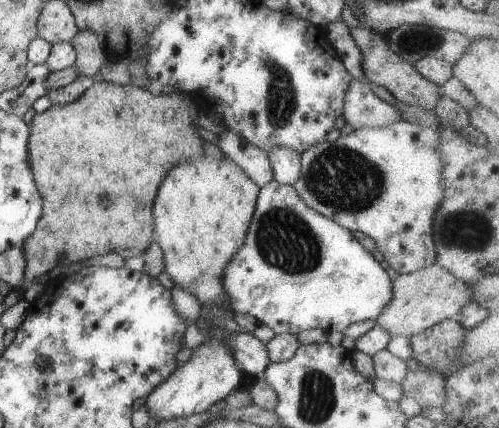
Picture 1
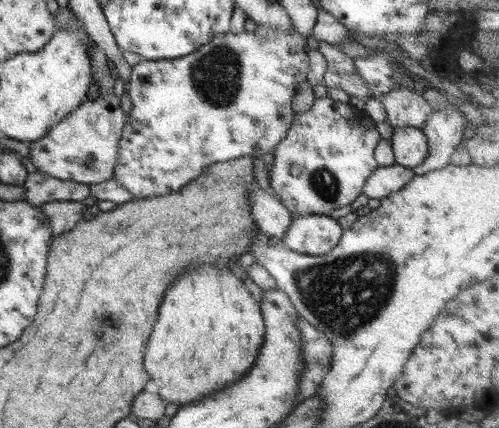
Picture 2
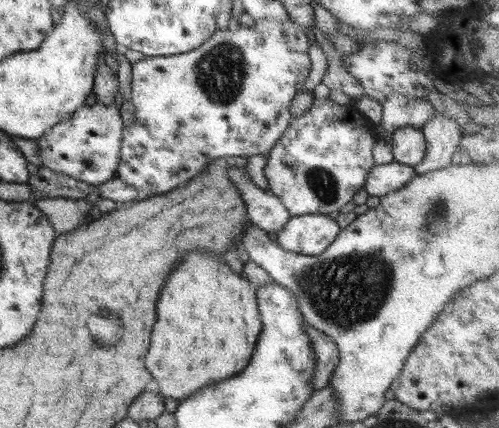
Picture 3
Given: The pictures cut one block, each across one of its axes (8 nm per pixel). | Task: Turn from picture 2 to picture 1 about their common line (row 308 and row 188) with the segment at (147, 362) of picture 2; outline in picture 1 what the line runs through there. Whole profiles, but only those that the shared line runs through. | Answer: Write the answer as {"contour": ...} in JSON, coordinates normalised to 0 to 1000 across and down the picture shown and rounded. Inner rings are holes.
{"contour":[[[401,364],[381,369],[349,388],[333,416],[325,421],[313,472],[309,472],[309,542],[323,582],[335,633],[353,666],[377,675],[397,694],[403,715],[409,708],[449,708],[457,715],[445,647],[459,607],[483,582],[489,558],[507,512],[511,477],[523,439],[457,367],[431,369]]]}

